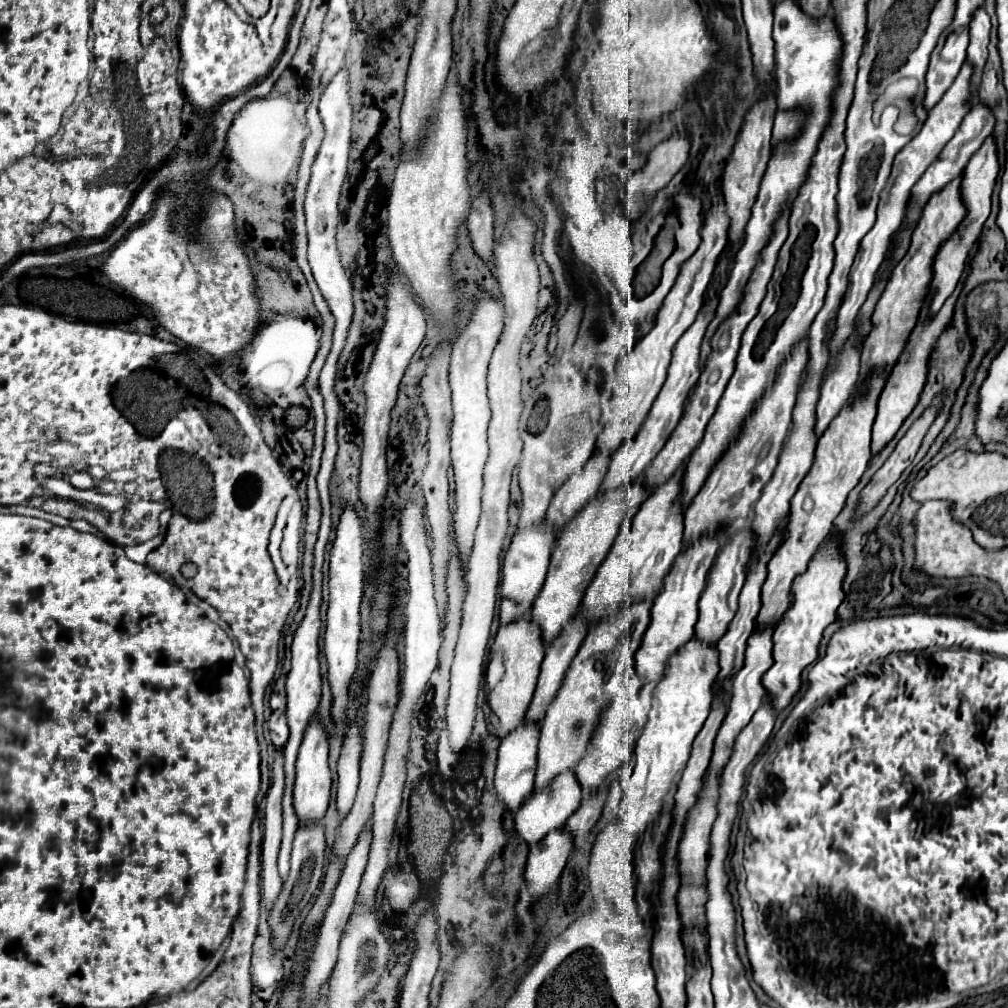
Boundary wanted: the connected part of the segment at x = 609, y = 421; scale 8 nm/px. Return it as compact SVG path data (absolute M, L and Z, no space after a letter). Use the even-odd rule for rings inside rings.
M718 179L712 185L712 203L702 215L700 247L696 249L696 253L692 257L688 257L682 263L680 273L676 277L676 283L672 285L670 293L662 301L662 307L656 315L654 327L650 329L650 333L636 345L636 349L624 361L624 375L620 377L620 389L616 389L612 407L604 415L604 427L598 435L596 447L606 447L606 451L614 449L612 453L616 453L622 443L630 441L632 431L634 429L638 431L638 427L646 419L662 383L666 381L666 371L668 371L672 349L674 349L676 341L694 323L698 311L702 309L702 297L704 297L704 291L706 291L706 287L708 287L708 283L714 275L718 251L724 251L724 247L728 243L728 225L730 225L730 219L726 217L726 201L724 201L724 193L722 193L722 187L720 187L720 179Z

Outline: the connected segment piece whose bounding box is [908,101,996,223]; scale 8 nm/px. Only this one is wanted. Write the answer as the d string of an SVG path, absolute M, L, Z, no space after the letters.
M982 101L976 103L976 105L972 105L972 109L962 119L962 123L960 123L954 139L950 139L950 143L946 143L946 147L940 151L936 163L932 163L926 169L926 173L922 175L922 179L914 185L914 191L912 191L912 197L910 197L910 207L908 207L908 223L916 223L920 219L922 207L928 201L930 193L942 189L946 183L950 183L950 179L956 179L956 177L962 175L962 171L964 171L970 155L974 155L974 151L978 151L978 147L982 145L982 141L994 131L994 123L996 123L996 119L994 119L994 109L992 107L988 107Z

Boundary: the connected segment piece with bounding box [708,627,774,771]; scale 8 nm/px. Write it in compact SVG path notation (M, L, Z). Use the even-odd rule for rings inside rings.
M758 627L758 629L752 631L752 635L750 635L750 639L748 639L744 667L732 677L732 689L730 689L732 697L730 697L728 713L726 713L726 719L724 719L724 723L728 723L728 725L724 727L724 731L718 731L718 735L716 735L714 755L712 755L712 761L710 761L710 767L708 767L710 771L716 771L716 769L726 767L738 731L742 731L742 727L750 721L750 717L754 715L754 711L760 707L760 703L762 703L762 699L764 699L764 697L762 697L762 693L764 693L762 675L764 675L764 673L770 669L770 665L774 663L774 657L772 657L774 641L772 641L772 635L774 635L774 627ZM716 745L718 745L718 749L716 749Z

